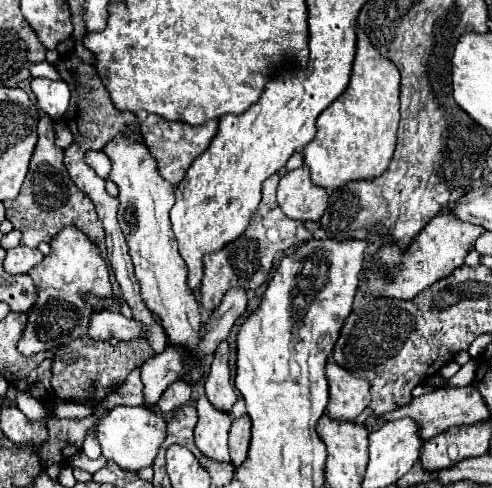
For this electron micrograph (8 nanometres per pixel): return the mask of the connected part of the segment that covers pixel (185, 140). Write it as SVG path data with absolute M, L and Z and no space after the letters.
M148 115L144 121L142 121L142 137L144 137L144 143L148 147L148 151L152 153L152 157L156 159L158 163L158 171L160 175L172 183L174 187L182 181L186 169L190 167L190 163L208 149L212 137L216 135L218 131L218 121L216 119L210 119L202 125L186 125L186 123L178 123L178 121L166 121L162 117L156 117L156 115Z

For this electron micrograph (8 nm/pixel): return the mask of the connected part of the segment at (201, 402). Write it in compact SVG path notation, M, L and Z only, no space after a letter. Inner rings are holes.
M206 395L198 399L196 409L198 409L198 423L194 427L196 447L208 459L230 461L228 427L232 423L232 415L222 415L222 411L214 411Z

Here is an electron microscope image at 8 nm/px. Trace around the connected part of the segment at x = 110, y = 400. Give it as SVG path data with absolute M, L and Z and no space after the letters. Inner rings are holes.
M136 369L128 375L124 385L118 387L112 395L108 395L100 405L104 409L112 409L116 405L142 405L142 389L144 385L140 383L140 371Z

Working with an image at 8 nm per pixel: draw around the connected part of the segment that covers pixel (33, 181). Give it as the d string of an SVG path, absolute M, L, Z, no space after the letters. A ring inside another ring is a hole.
M42 117L38 121L38 143L34 147L34 155L30 159L30 169L22 183L20 195L16 199L4 203L6 219L14 225L14 229L22 231L22 241L20 241L22 245L38 247L38 243L50 241L52 235L56 235L56 231L60 231L68 225L74 225L76 229L86 233L92 241L104 239L104 229L96 215L92 199L74 185L62 159L64 159L64 151L54 145L52 119Z

